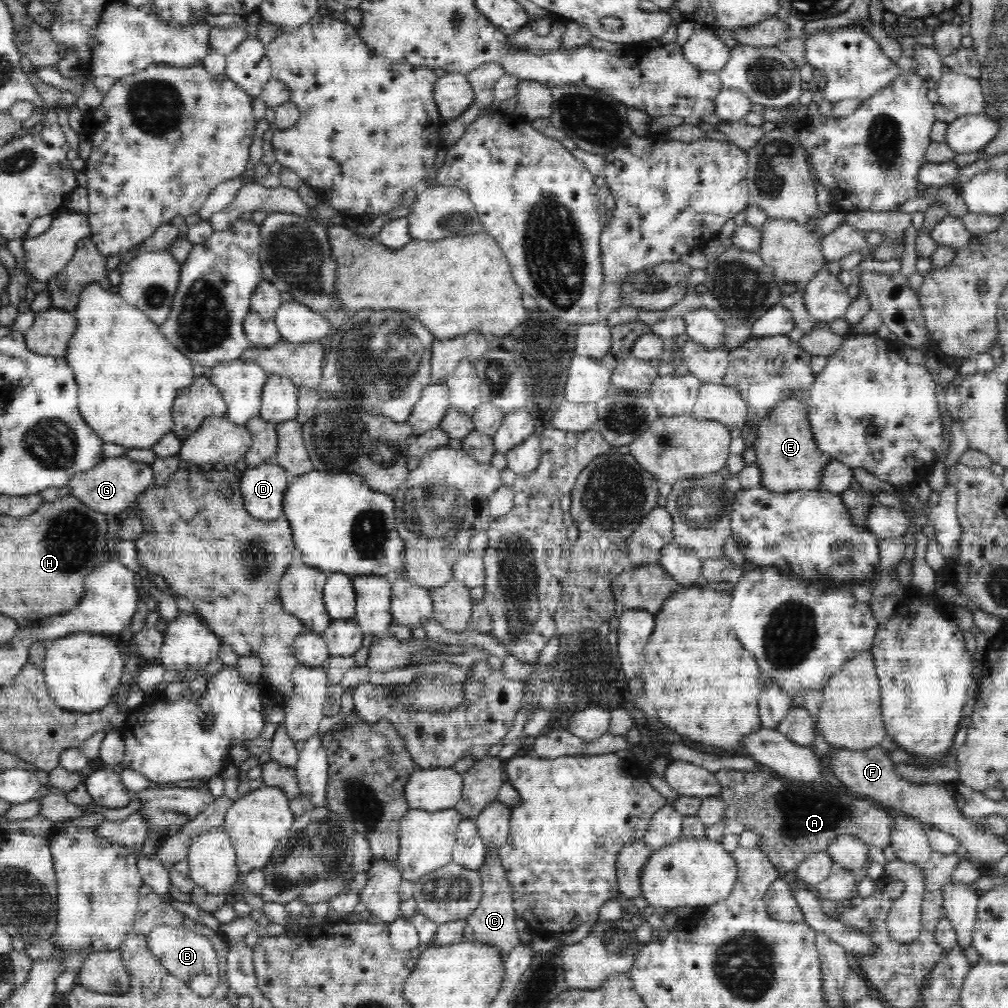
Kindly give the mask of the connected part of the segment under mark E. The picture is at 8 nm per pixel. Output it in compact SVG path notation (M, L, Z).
M782 400L777 402L772 412L760 420L758 436L755 440L755 463L760 467L760 486L771 492L796 492L796 490L819 490L823 468L832 459L818 449L808 417L807 401Z

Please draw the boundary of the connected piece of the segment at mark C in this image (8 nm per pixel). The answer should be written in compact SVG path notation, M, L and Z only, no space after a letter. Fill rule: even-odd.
M499 850L487 852L484 865L477 871L482 878L482 898L478 902L478 908L468 916L467 926L471 926L474 941L482 941L488 945L496 945L500 949L500 955L504 962L507 960L507 954L520 945L519 931L516 929L514 900L512 897L512 887L506 877L506 872L502 867L499 858Z

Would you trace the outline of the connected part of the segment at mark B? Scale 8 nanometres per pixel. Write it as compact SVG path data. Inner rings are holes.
M160 925L155 926L147 934L147 948L160 960L162 967L166 968L170 974L174 974L176 978L188 982L188 986L194 992L208 996L212 994L212 988L219 986L219 959L208 937L196 934L184 927Z

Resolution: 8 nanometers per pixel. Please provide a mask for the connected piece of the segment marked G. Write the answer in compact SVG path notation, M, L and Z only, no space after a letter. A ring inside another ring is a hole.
M126 456L105 457L98 466L72 476L65 492L72 492L88 508L105 514L118 515L133 506L139 496L153 486L153 468L148 463L136 462Z

